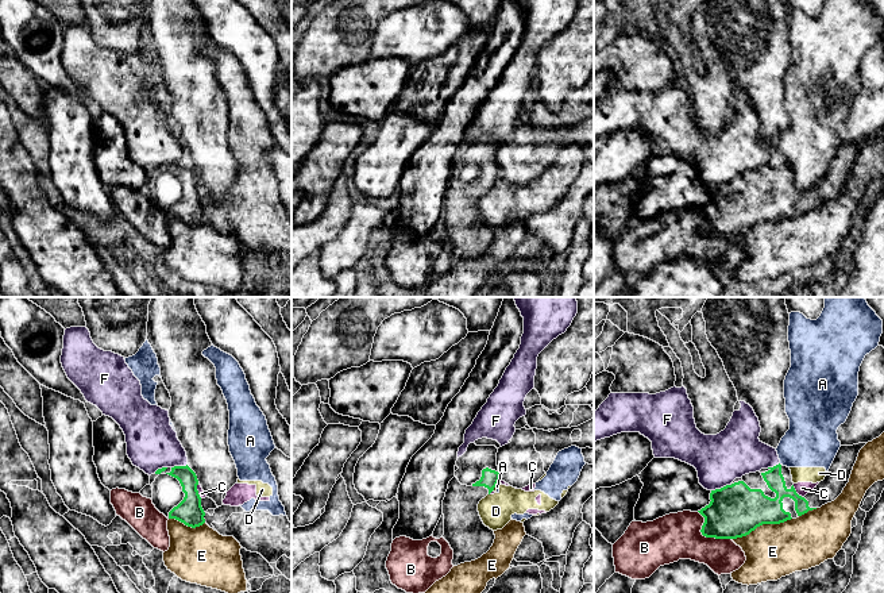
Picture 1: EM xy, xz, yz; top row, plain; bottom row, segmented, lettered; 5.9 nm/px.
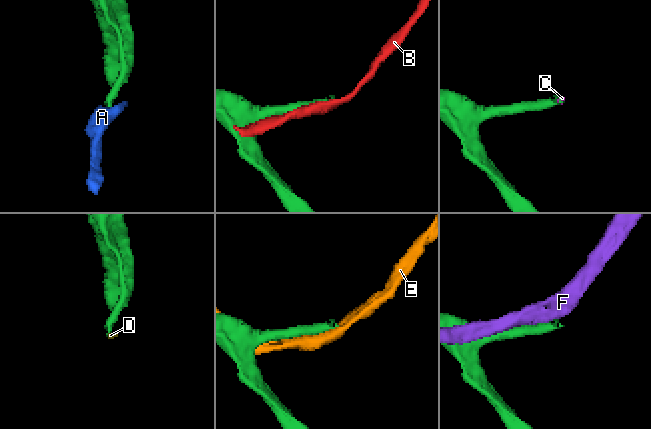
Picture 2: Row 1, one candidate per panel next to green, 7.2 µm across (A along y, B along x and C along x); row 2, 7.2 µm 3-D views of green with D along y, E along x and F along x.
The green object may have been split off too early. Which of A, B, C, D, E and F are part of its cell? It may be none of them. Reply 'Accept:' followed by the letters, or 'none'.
Accept: none

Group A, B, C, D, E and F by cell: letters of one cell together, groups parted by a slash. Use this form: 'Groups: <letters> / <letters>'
Groups: A C D / B / E / F

